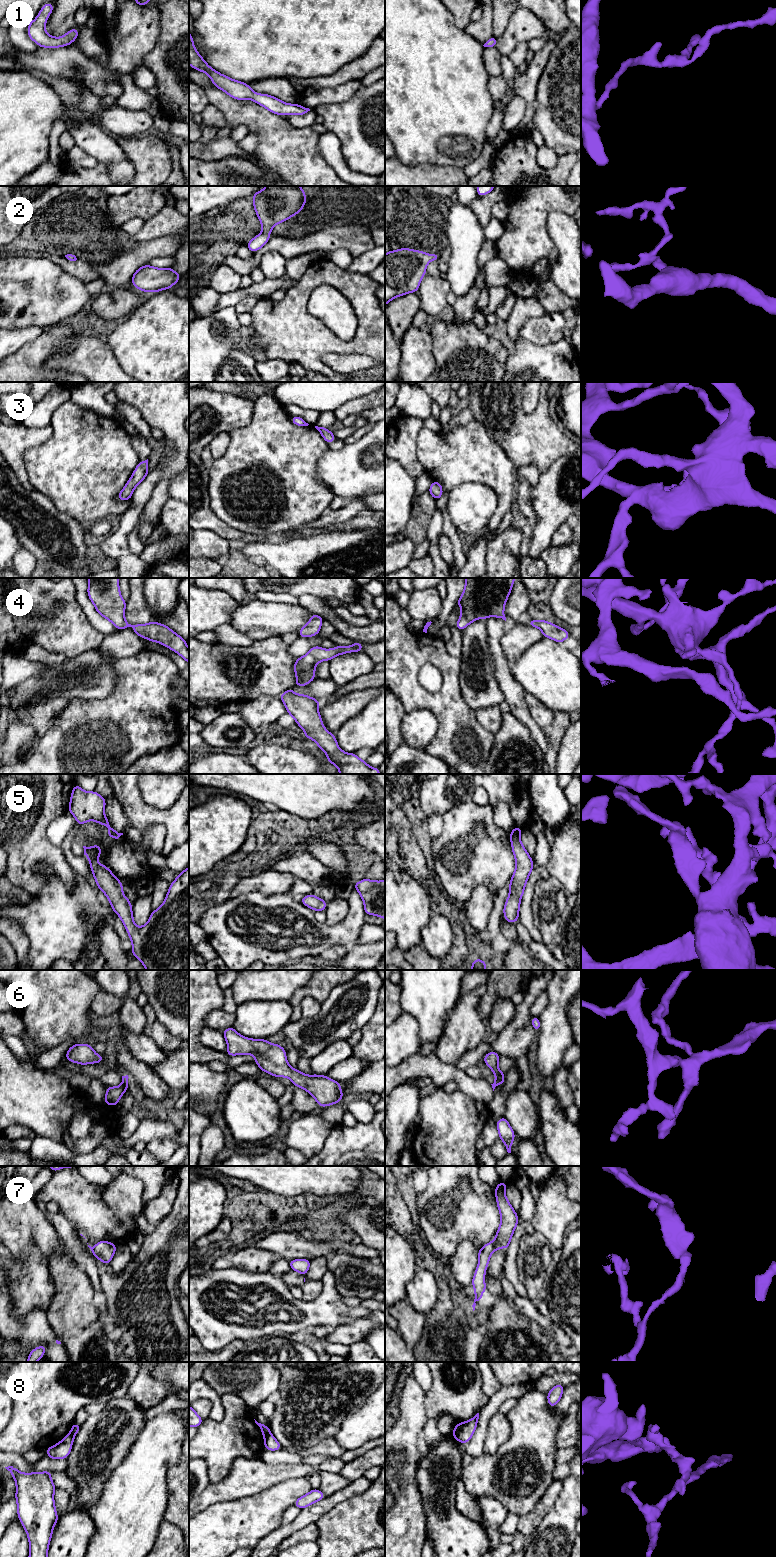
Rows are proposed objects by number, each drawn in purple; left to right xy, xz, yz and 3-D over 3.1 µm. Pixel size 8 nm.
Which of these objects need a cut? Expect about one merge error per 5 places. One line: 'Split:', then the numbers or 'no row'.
Split: 7, 8

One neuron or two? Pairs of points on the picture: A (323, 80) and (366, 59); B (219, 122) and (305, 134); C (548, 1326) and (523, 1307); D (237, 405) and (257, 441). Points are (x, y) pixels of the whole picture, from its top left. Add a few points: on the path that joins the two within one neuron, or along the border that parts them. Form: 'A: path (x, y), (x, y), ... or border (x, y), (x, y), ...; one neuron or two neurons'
A: path (334, 80), (347, 72), (355, 70); one neuron
B: border (212, 105), (222, 113), (228, 126); two neurons
C: path (542, 1322), (529, 1311); one neuron
D: border (255, 402), (251, 421), (245, 426), (227, 432); two neurons

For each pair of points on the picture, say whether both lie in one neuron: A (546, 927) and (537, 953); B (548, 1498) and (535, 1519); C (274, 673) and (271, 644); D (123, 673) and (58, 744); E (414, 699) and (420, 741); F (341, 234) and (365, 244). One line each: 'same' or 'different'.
A: different
B: same
C: same
D: same
E: different
F: same

